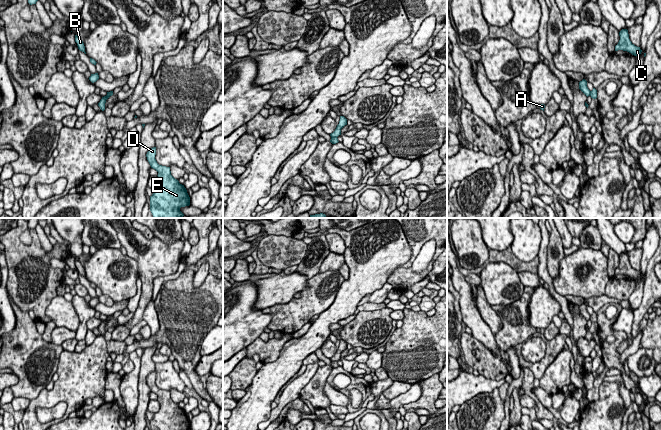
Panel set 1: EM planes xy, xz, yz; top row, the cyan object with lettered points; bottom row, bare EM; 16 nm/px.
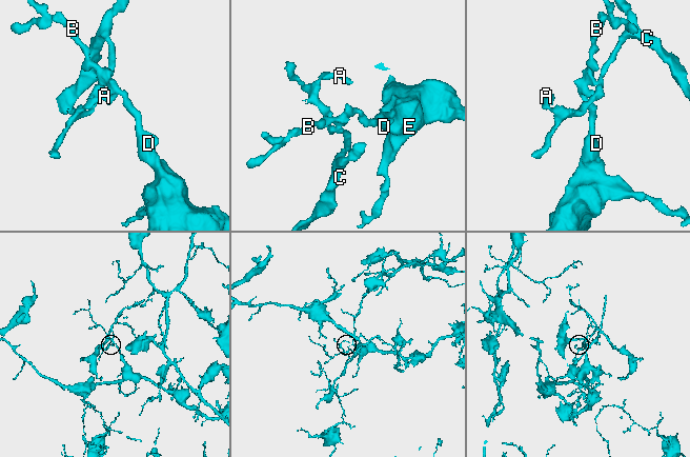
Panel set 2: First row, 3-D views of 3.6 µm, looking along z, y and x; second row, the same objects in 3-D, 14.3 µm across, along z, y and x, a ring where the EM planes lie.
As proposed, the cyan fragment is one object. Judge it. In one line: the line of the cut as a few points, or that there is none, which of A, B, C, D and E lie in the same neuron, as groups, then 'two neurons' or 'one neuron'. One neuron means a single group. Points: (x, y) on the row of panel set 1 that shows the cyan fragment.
cut in xz along (331, 136), (336, 137); A C / B D E; two neurons

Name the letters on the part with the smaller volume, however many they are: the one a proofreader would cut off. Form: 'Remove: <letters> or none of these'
Remove: A, C

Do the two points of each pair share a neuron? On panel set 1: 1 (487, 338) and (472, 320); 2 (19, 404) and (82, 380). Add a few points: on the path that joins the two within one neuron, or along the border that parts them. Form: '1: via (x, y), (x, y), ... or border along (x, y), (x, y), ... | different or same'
1: via (484, 334), (476, 324) | same
2: border along (30, 401), (24, 411) | different

